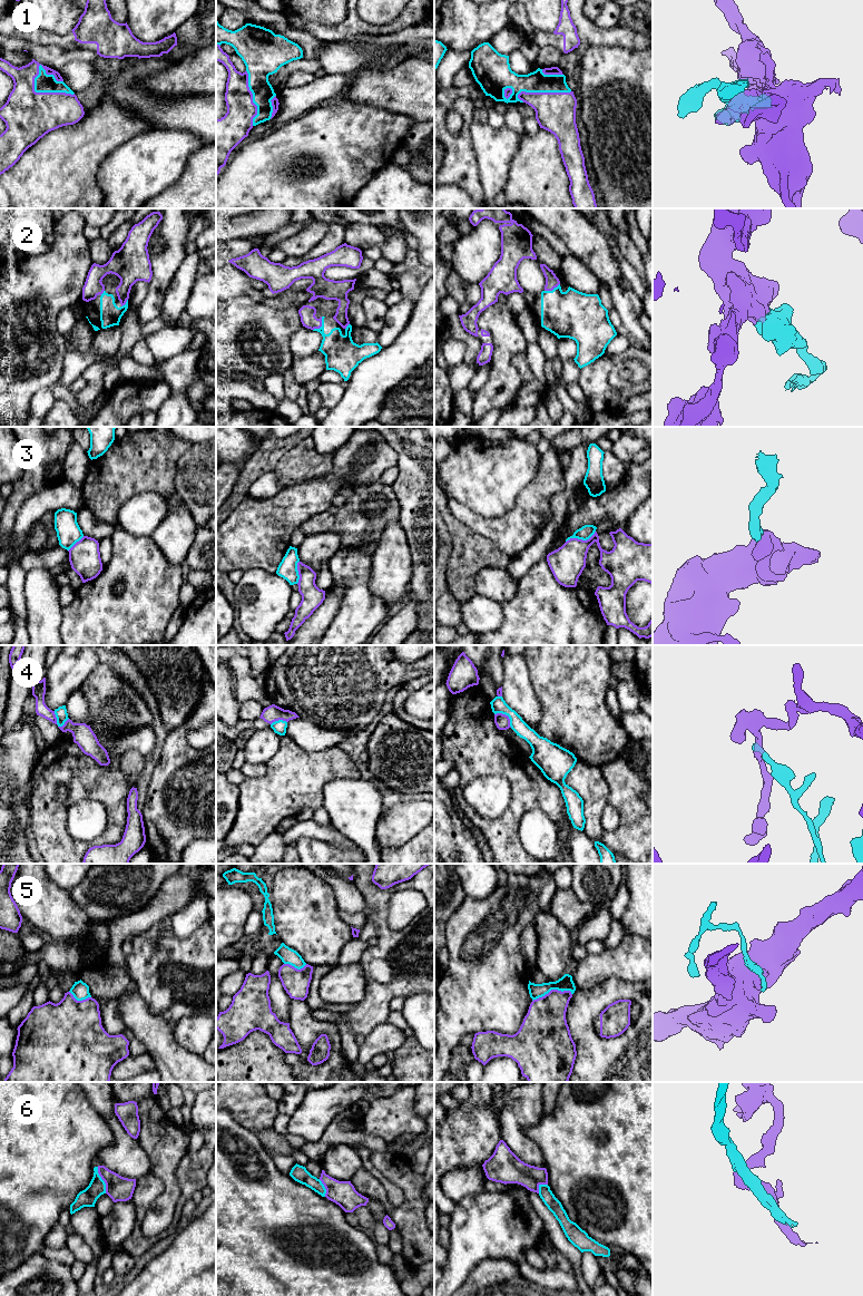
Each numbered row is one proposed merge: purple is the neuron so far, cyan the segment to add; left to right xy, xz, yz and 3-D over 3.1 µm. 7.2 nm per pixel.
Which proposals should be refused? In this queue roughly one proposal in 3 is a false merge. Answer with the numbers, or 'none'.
3, 4, 5, 6

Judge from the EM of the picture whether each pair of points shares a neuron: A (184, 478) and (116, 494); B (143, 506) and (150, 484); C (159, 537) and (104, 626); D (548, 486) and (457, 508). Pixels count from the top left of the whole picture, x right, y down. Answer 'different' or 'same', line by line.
A: different
B: different
C: different
D: same

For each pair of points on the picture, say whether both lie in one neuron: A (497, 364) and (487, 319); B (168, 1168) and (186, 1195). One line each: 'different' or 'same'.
A: same
B: different

